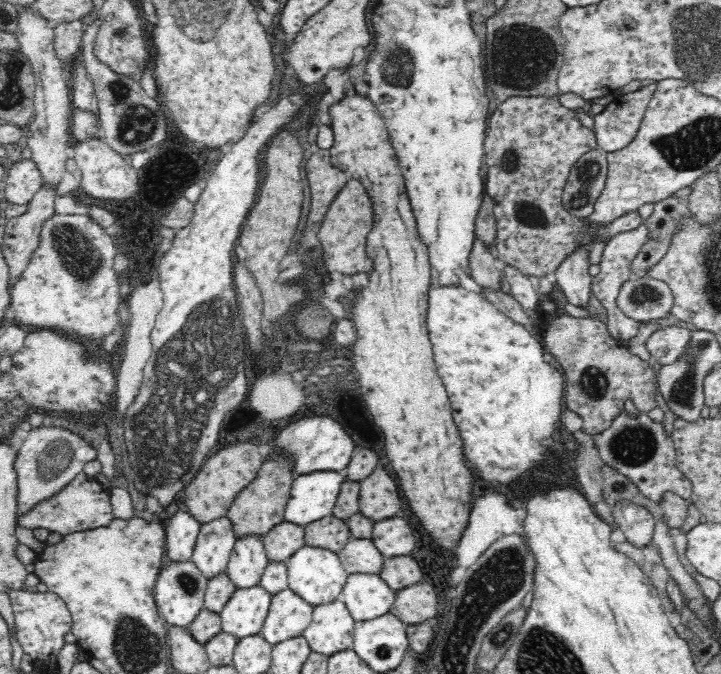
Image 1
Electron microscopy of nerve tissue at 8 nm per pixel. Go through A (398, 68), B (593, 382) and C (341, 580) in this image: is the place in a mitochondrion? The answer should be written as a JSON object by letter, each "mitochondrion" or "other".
{"A":"mitochondrion","B":"mitochondrion","C":"other"}

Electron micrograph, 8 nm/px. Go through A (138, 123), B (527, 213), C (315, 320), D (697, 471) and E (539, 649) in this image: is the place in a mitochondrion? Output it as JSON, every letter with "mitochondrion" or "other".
{"A":"mitochondrion","B":"mitochondrion","C":"mitochondrion","D":"other","E":"mitochondrion"}

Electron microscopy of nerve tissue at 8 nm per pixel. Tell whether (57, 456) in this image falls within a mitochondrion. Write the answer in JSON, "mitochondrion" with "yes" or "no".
{"mitochondrion":"yes"}

